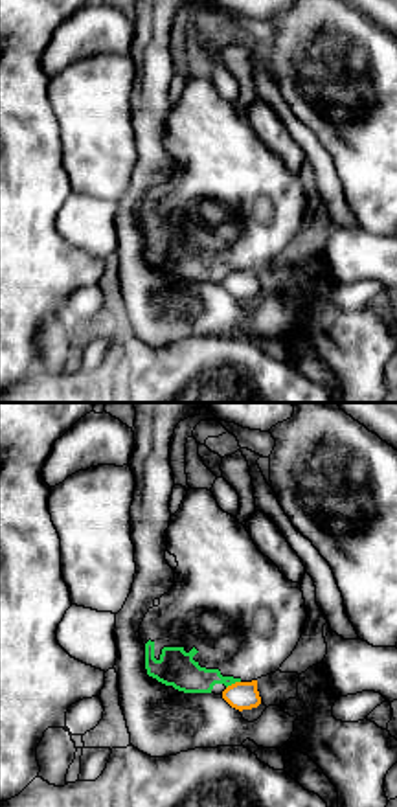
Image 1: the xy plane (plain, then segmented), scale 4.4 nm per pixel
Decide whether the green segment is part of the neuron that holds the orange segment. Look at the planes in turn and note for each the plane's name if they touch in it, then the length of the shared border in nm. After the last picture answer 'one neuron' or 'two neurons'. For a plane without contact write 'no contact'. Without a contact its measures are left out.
meets orange in xy; contact 70 nm long

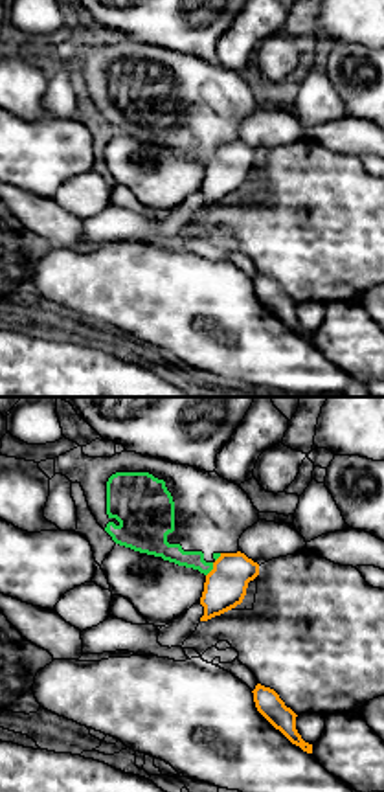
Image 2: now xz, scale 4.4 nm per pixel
meets orange in xz; contact 120 nm long

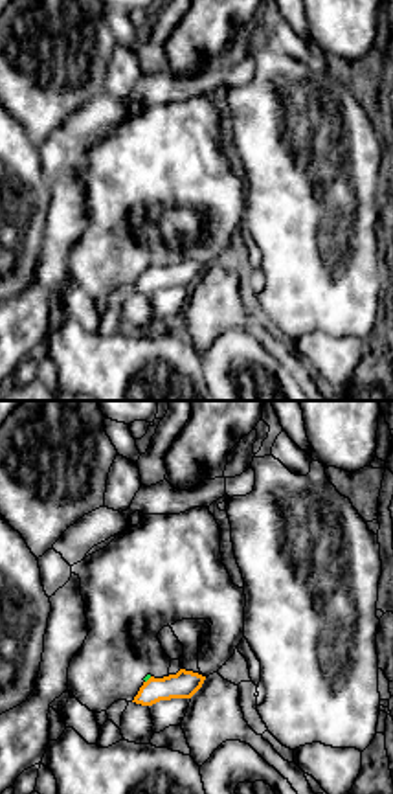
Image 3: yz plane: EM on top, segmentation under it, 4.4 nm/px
meets orange in yz; contact 40 nm long

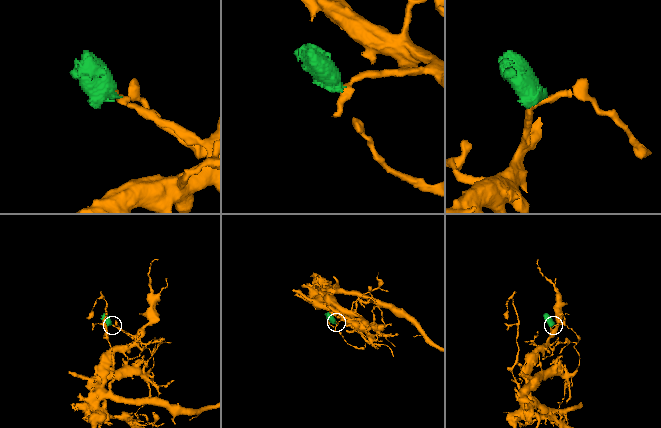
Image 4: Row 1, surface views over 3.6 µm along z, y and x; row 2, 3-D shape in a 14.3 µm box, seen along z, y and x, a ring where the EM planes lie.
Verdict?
two neurons

